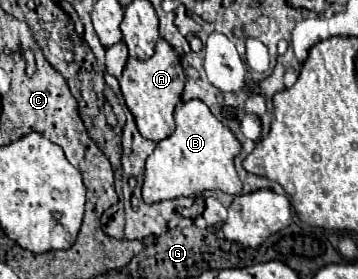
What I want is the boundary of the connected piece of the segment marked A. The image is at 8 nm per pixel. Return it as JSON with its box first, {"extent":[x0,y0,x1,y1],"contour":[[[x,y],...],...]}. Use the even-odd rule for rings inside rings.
{"extent":[118,39,186,143],"contour":[[[158,39],[156,51],[154,51],[154,55],[150,59],[140,61],[140,59],[130,57],[126,67],[124,67],[124,73],[120,75],[118,81],[120,81],[122,97],[124,97],[128,109],[132,111],[132,115],[136,119],[138,131],[146,139],[156,141],[156,143],[166,139],[174,131],[174,117],[172,115],[174,115],[176,103],[180,101],[184,81],[186,81],[184,69],[180,65],[178,55],[172,49],[172,45],[168,41],[164,41],[164,39]]]}

